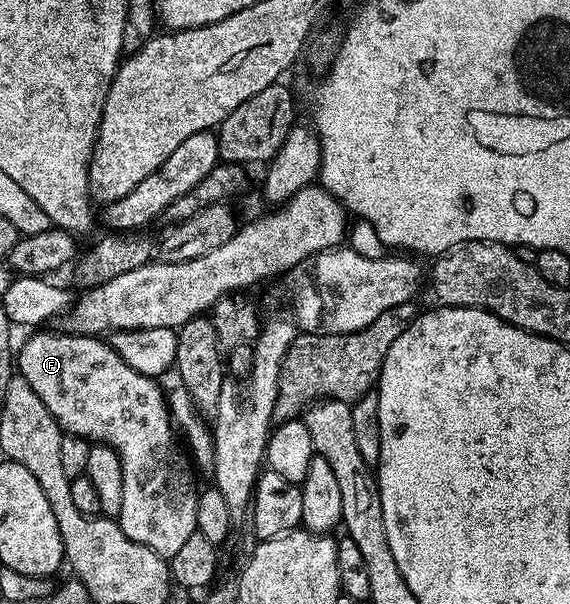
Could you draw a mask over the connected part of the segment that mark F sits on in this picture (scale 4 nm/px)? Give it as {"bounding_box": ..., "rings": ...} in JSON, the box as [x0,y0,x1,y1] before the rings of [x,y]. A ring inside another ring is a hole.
{"bounding_box":[18,329,198,561],"rings":[[[40,329],[35,333],[29,334],[32,336],[30,336],[21,347],[19,344],[18,374],[26,377],[26,381],[30,381],[30,389],[34,389],[34,393],[38,393],[38,397],[42,397],[42,405],[46,405],[46,409],[50,409],[54,421],[58,421],[61,432],[82,437],[93,445],[103,445],[115,449],[118,457],[122,461],[122,481],[124,482],[122,509],[118,516],[122,533],[126,533],[126,537],[130,537],[130,541],[138,541],[138,545],[146,545],[146,549],[158,553],[165,561],[170,560],[172,555],[176,554],[178,549],[189,540],[190,535],[197,532],[196,518],[198,517],[198,501],[196,497],[198,494],[198,486],[196,487],[196,479],[192,476],[193,468],[190,466],[189,456],[182,450],[182,443],[178,438],[177,428],[172,422],[172,412],[168,410],[165,388],[160,388],[159,385],[156,384],[159,382],[157,382],[153,376],[143,375],[142,373],[138,373],[138,369],[132,369],[130,365],[118,355],[112,347],[111,342],[105,341],[103,338],[95,335],[78,335],[75,333],[63,333],[64,335],[59,335],[56,331],[44,330],[48,329]]]}

